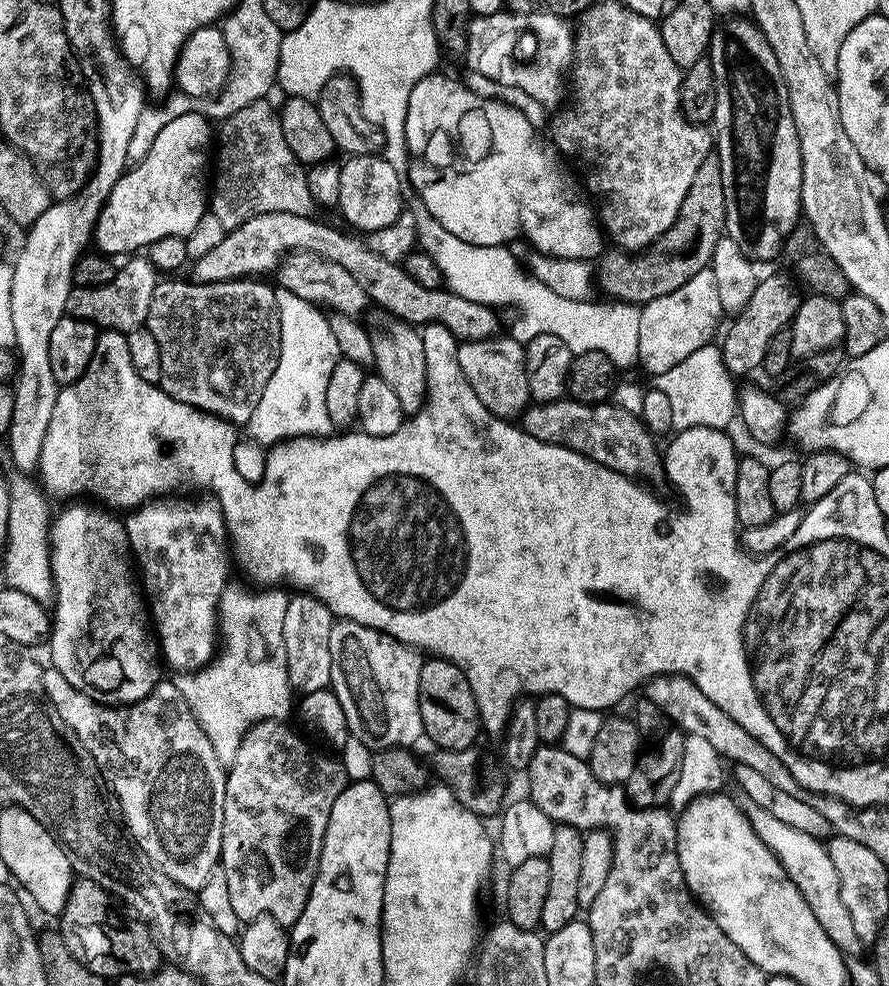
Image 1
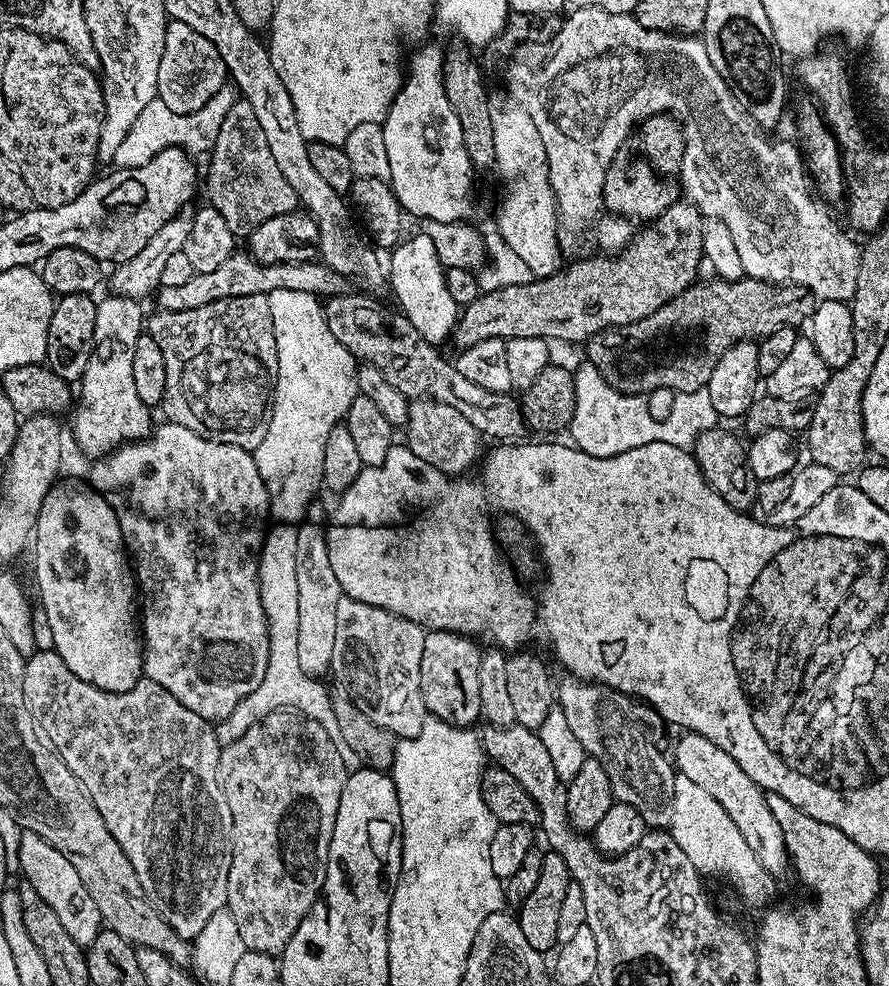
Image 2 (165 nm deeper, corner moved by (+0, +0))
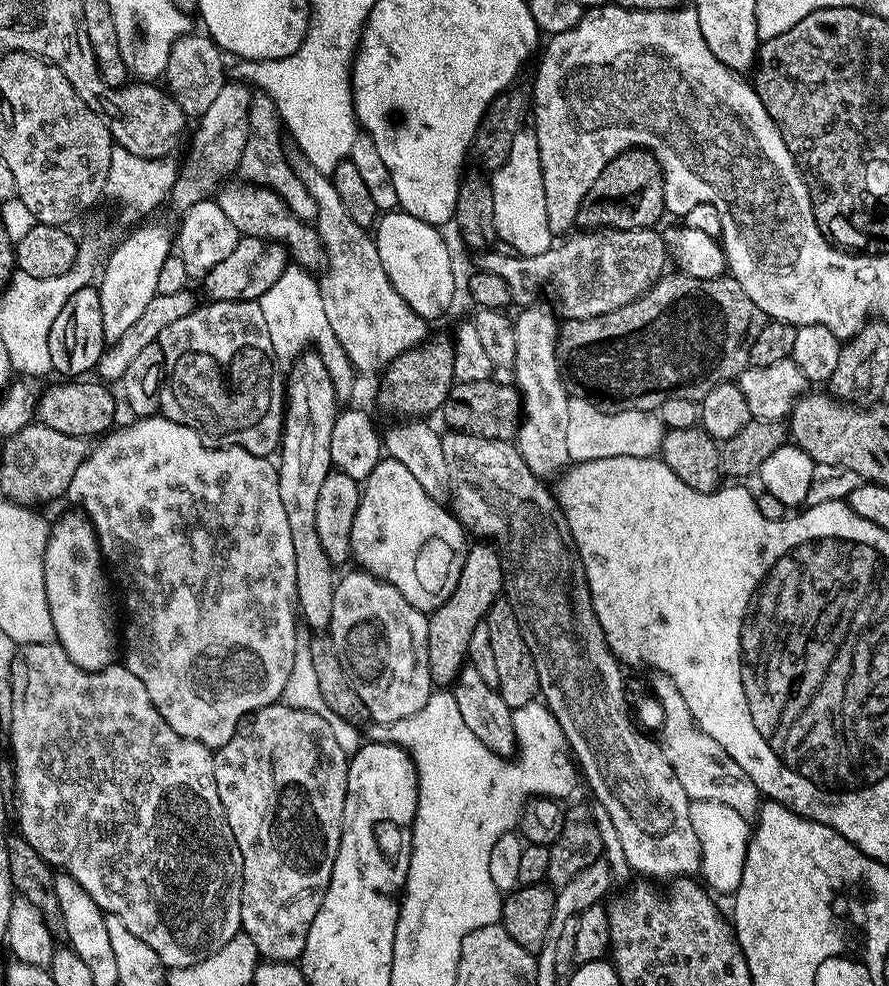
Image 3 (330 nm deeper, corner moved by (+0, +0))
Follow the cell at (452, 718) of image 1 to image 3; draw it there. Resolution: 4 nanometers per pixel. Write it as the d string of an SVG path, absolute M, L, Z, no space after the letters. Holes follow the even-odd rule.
M476 542L464 553L462 574L454 594L442 602L428 616L428 665L433 685L451 686L455 684L458 674L464 668L468 655L468 643L474 634L474 626L485 621L490 606L504 590L504 571L502 561L495 547L488 542Z

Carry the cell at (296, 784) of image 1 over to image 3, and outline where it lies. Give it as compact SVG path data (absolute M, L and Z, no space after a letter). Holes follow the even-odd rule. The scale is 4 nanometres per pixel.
M283 702L267 704L266 707L253 712L250 719L236 729L234 738L221 748L215 749L214 782L218 786L218 798L224 807L230 830L234 834L234 842L238 842L238 850L242 854L242 898L240 899L240 926L243 935L254 942L257 953L264 960L299 961L306 946L306 934L310 934L310 922L314 922L314 914L322 906L324 892L334 870L334 862L340 845L340 832L344 829L344 803L346 802L346 778L348 777L348 761L345 754L330 731L328 720L318 714L310 714L310 710L298 710Z

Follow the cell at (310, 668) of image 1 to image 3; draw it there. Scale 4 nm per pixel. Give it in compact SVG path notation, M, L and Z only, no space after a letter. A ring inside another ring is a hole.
M305 350L292 361L288 372L288 396L284 400L284 422L280 433L278 449L278 494L282 494L282 507L286 509L286 518L290 522L290 539L294 541L294 566L296 567L296 606L298 616L309 629L327 629L330 614L334 610L334 590L338 579L334 565L328 560L319 542L315 526L318 493L328 472L333 470L330 458L330 430L334 430L334 422L338 405L338 393L334 378L328 373L328 365L315 350Z

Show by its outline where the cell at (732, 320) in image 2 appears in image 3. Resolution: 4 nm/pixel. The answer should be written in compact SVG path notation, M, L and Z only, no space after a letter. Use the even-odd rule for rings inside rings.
M679 270L673 271L673 273L673 276L671 274L661 276L644 295L610 314L581 320L564 320L560 324L560 334L556 338L556 355L560 358L563 375L570 381L573 389L576 387L580 391L577 393L583 399L592 401L603 412L625 412L626 410L650 412L659 409L660 404L666 402L666 398L690 398L702 402L706 398L706 394L710 394L710 390L714 390L719 384L735 381L740 373L749 367L750 346L754 346L754 338L758 338L758 334L766 322L764 311L758 306L754 306L754 302L750 302L746 290L742 290L742 286L737 280L732 279L731 275L725 274L718 278L690 278L685 272Z

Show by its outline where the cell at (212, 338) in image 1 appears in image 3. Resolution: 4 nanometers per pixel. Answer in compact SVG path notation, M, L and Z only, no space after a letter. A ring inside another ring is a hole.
M259 302L201 303L186 318L166 326L158 343L164 355L160 412L167 420L190 426L209 448L241 448L266 457L279 449L284 400L272 385L277 365Z

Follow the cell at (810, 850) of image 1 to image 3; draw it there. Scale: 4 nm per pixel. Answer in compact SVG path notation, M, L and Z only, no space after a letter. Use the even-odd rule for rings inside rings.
M656 672L653 675L652 692L660 699L660 708L664 711L664 733L658 736L658 743L666 754L666 762L674 770L678 782L682 782L682 790L686 790L689 801L709 800L720 802L747 818L755 817L760 810L762 797L756 783L706 734L696 725L696 719L690 714L690 706L686 706L686 698L678 691L678 686L666 674Z

